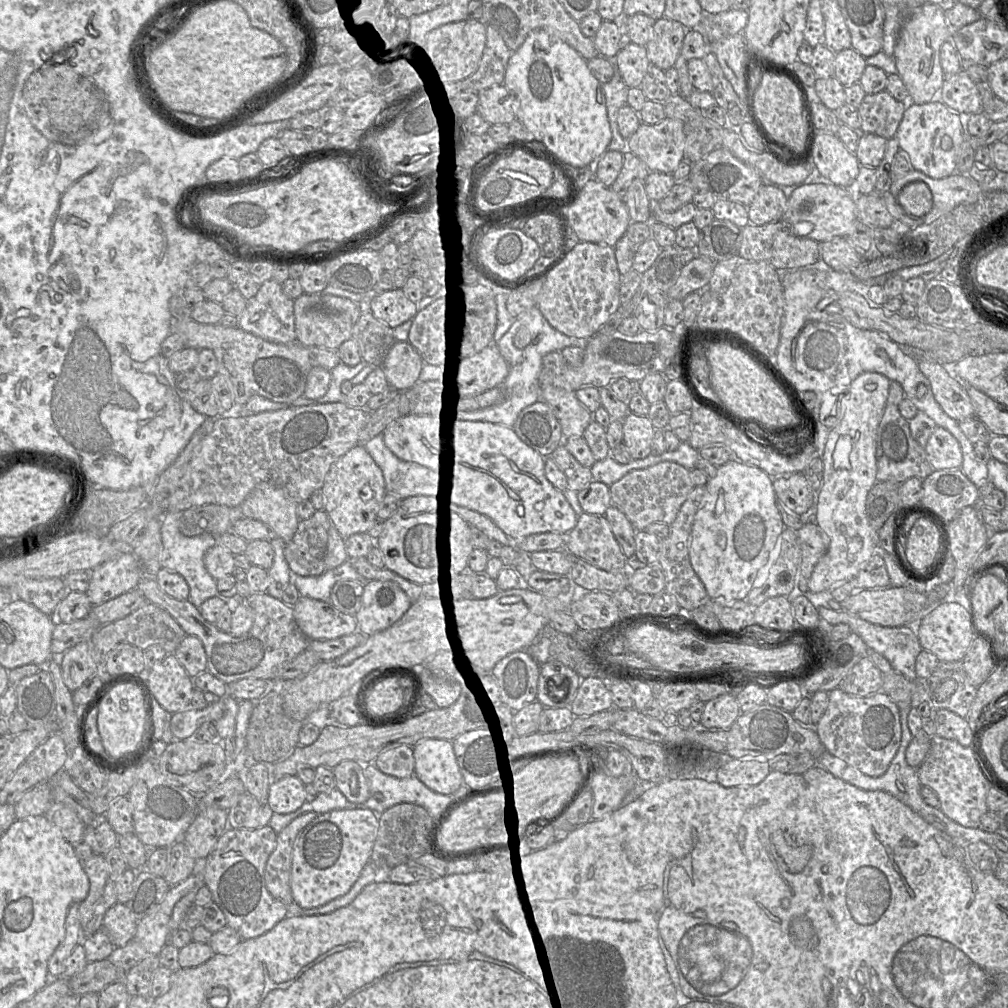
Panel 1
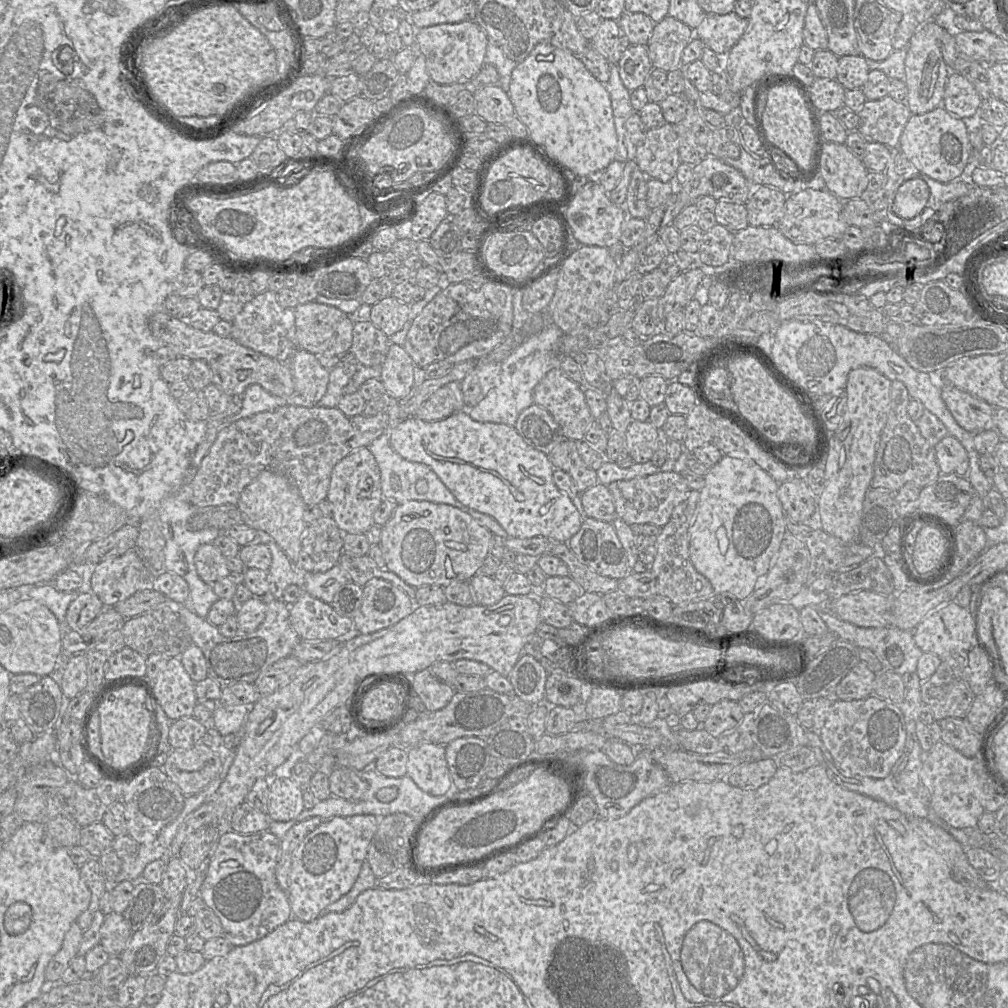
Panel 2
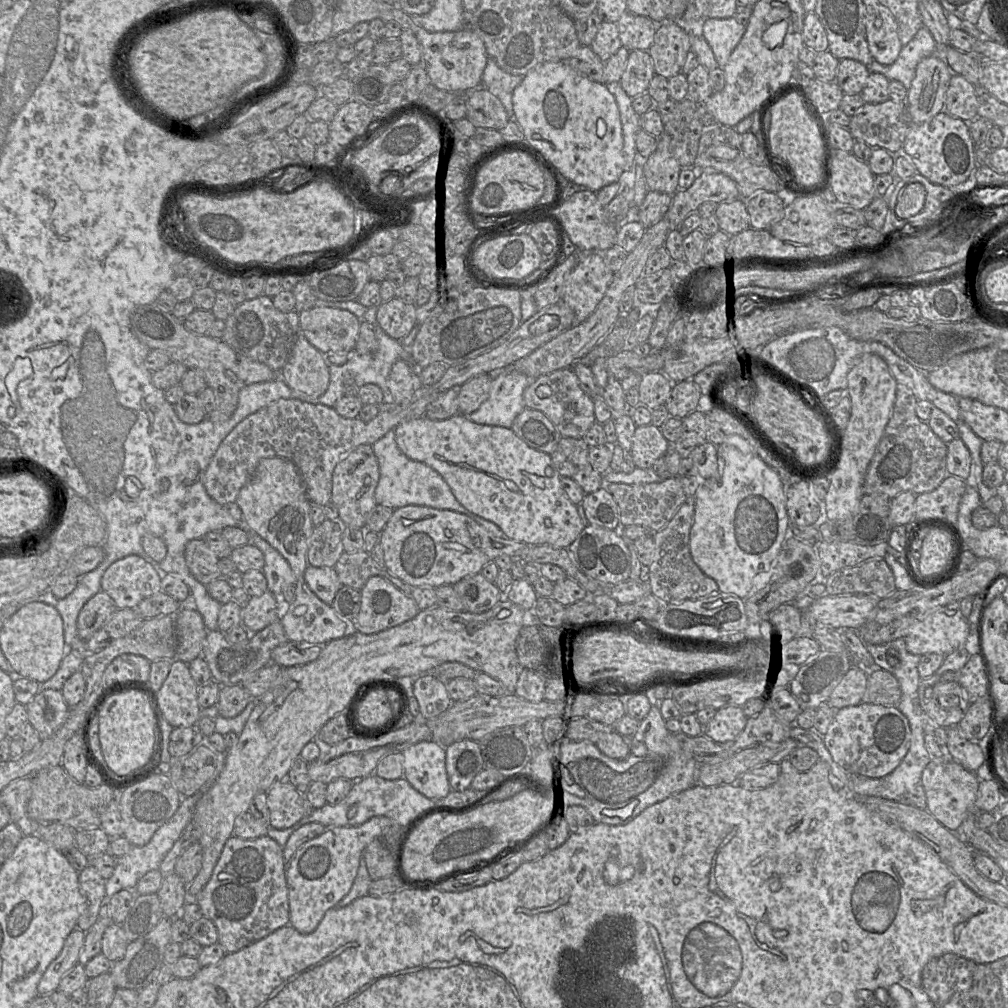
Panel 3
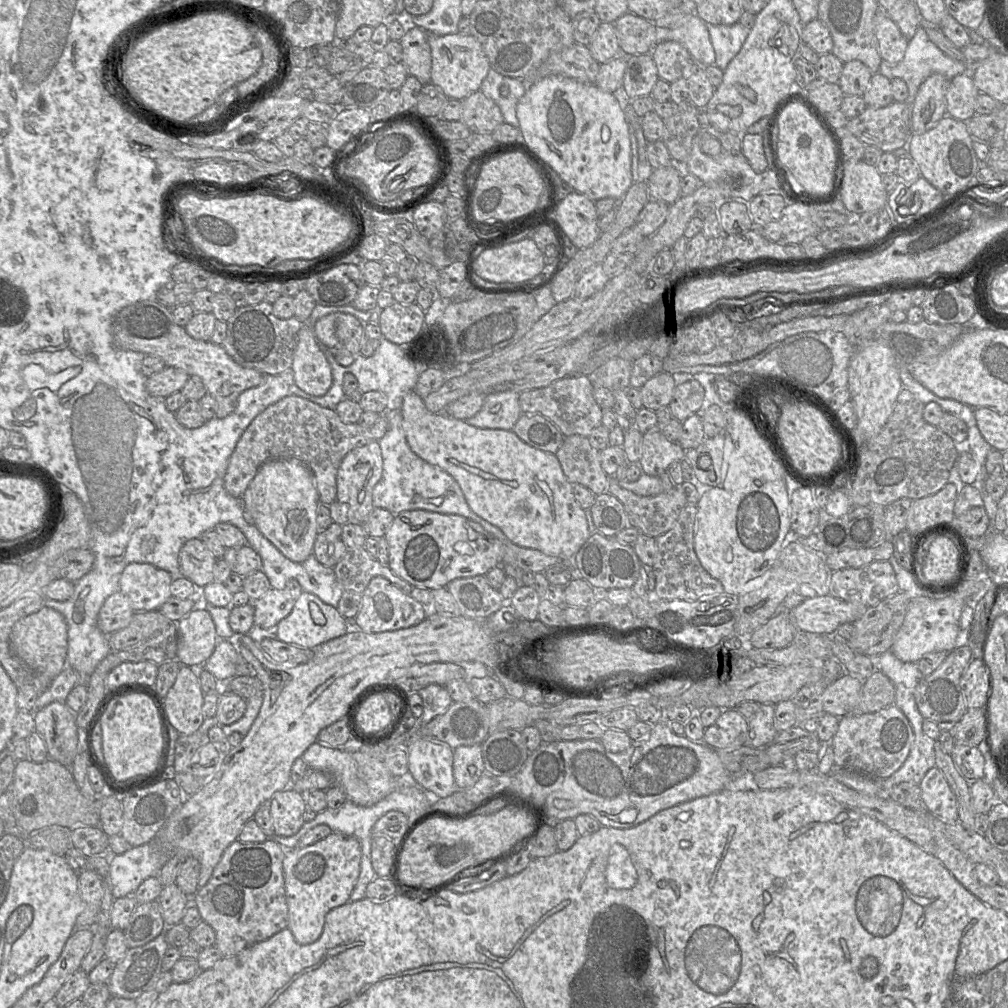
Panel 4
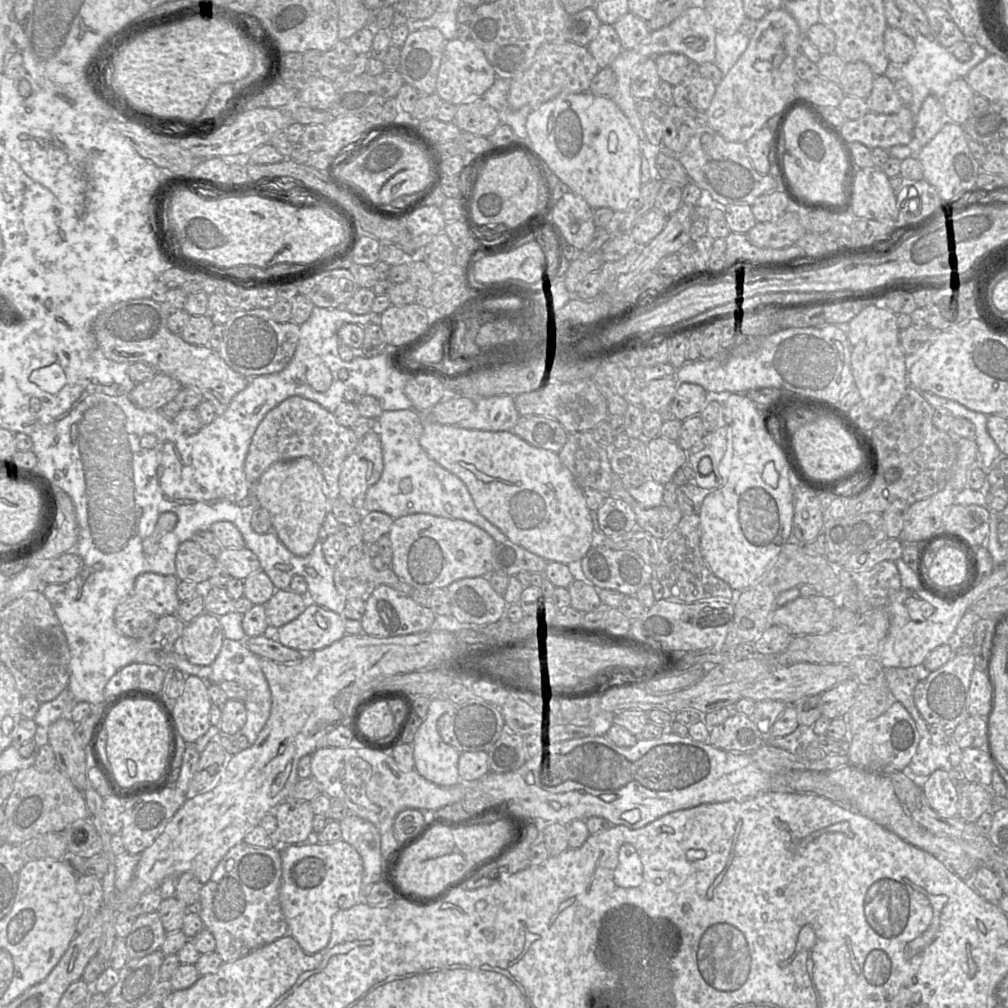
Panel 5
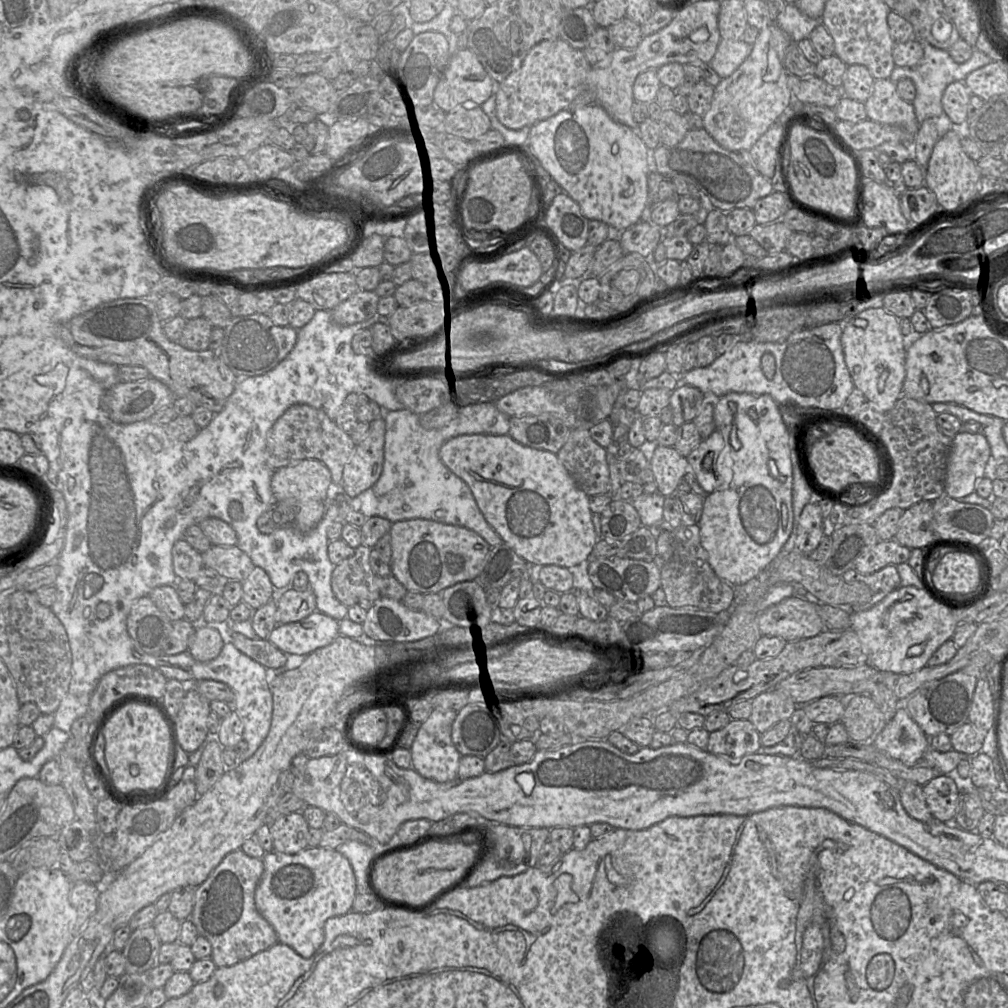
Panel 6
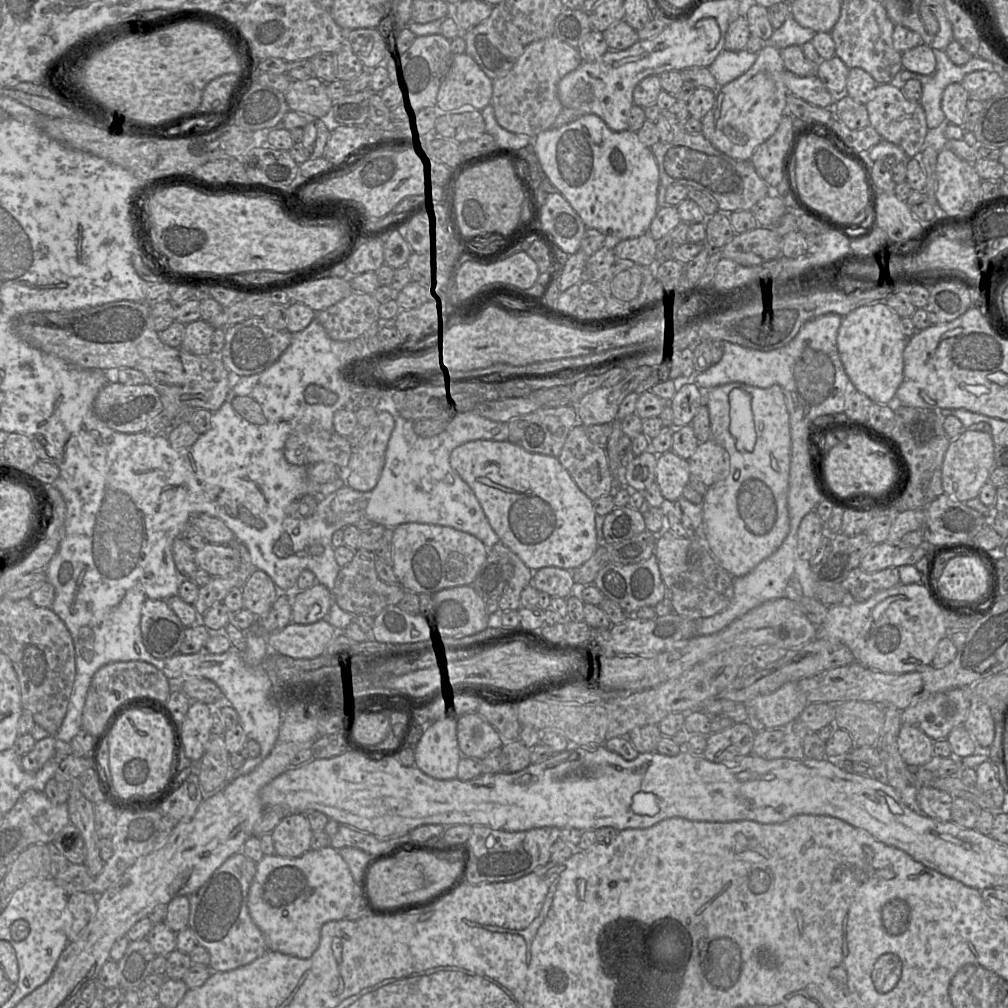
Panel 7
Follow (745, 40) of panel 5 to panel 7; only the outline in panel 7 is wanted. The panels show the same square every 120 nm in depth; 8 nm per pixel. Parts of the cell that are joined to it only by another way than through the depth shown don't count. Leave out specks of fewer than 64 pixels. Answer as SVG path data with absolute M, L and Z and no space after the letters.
M746 48L739 51L723 49L708 67L719 86L735 80L747 72L757 59L757 53Z

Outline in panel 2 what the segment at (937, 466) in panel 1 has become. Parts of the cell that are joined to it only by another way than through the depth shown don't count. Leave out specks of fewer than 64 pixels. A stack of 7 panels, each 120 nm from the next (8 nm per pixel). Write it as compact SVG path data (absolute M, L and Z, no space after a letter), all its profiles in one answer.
M948 434L934 446L934 449L936 462L942 474L967 477L969 457L958 439Z

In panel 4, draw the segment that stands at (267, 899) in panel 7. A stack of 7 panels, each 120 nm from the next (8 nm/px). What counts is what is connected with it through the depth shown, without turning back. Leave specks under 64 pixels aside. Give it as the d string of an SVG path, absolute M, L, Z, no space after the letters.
M332 832L324 839L305 846L285 850L284 879L288 905L288 929L302 945L317 941L326 915L350 901L361 868L361 845L358 839Z

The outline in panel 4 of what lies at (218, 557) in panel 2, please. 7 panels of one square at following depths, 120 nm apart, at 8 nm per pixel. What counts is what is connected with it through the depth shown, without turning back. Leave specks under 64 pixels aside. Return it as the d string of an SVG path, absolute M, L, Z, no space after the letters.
M198 538L186 541L178 554L180 575L196 587L204 588L214 581L215 557Z

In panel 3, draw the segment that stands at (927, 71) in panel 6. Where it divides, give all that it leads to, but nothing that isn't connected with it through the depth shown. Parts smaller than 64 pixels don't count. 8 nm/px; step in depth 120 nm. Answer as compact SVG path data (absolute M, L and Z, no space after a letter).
M922 26L913 39L902 47L893 64L882 65L874 59L867 67L870 72L881 73L890 81L901 82L908 92L918 63L933 54L942 54L941 49L945 47L939 46L930 31Z

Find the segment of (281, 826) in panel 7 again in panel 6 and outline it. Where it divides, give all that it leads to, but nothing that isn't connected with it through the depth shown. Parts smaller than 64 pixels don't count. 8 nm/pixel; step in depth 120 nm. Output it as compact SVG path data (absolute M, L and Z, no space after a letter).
M301 812L284 815L271 822L274 851L296 854L309 845L310 827Z

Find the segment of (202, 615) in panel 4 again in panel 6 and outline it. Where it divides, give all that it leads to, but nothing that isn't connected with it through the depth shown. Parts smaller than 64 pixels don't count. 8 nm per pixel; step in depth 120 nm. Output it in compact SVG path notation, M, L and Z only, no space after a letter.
M204 624L196 627L190 637L189 653L199 662L215 659L221 652L224 642L220 632L211 625Z

